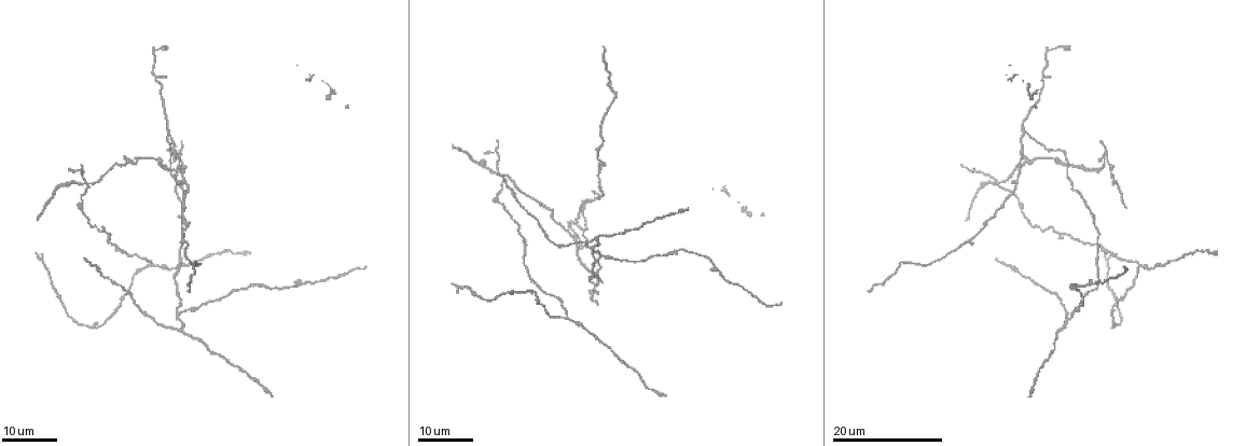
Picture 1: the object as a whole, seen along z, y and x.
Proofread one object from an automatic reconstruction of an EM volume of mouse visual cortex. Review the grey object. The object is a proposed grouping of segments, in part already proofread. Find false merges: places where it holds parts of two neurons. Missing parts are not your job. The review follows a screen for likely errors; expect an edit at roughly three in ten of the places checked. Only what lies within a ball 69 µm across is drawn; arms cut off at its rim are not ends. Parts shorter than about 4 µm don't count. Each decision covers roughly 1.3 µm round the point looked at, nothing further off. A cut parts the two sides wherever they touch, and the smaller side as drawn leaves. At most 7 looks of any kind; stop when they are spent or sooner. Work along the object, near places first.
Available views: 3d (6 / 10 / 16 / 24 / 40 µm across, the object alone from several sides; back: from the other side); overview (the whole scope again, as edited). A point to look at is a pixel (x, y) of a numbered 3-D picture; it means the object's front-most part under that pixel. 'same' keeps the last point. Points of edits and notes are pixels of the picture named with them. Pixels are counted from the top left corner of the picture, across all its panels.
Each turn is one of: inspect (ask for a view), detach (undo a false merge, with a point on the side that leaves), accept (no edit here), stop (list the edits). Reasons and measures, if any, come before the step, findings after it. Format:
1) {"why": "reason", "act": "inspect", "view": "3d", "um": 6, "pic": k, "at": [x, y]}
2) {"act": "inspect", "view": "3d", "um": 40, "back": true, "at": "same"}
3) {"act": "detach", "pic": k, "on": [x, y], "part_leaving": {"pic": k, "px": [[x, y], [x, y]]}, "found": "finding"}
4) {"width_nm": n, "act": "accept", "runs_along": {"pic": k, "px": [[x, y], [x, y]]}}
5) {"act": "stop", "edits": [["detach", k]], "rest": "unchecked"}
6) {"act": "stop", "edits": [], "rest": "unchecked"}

{"why": "four arms meet", "act": "inspect", "view": "3d", "um": 16, "pic": 1, "at": [87, 182]}

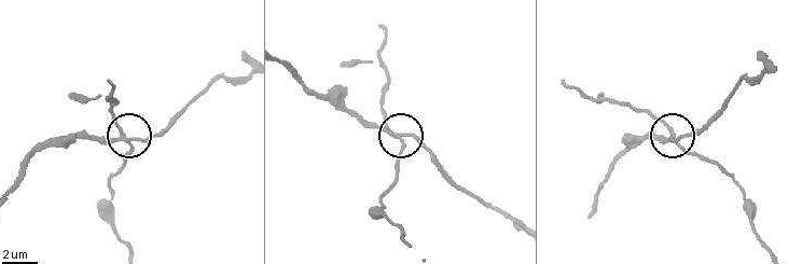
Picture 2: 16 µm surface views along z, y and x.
{"act": "inspect", "view": "3d", "um": 10, "pic": 2, "at": [125, 142]}

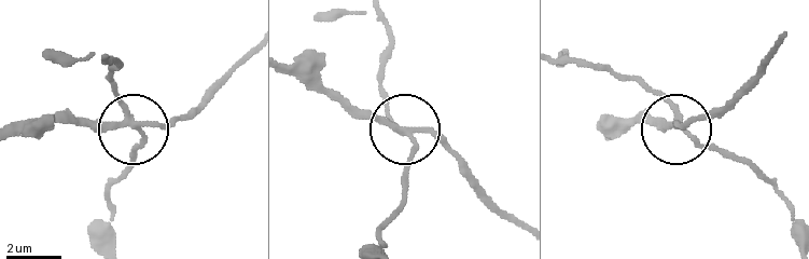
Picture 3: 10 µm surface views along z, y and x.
{"arms": 4, "act": "detach", "pic": 3, "on": [95, 122], "found": "two neurons meet here"}

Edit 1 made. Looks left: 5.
{"act": "inspect", "view": "overview"}

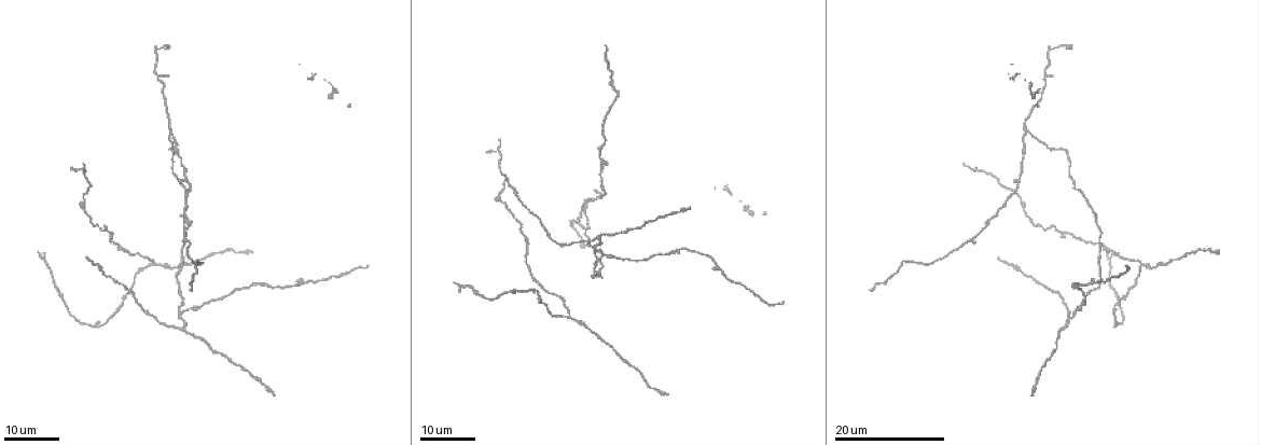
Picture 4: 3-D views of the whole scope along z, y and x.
{"why": "four-way junction", "act": "inspect", "view": "3d", "um": 16, "pic": 4, "at": [594, 238]}

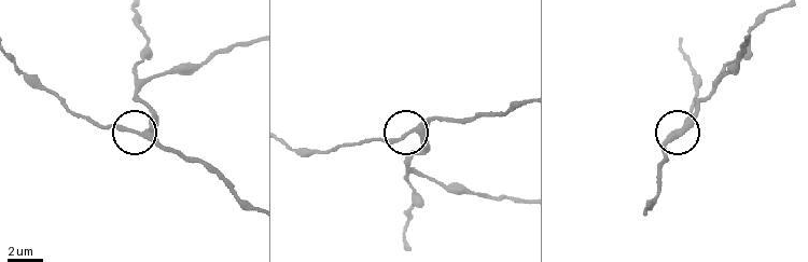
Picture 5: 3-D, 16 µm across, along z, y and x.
{"act": "inspect", "view": "3d", "um": 10, "pic": 5, "at": [409, 133]}

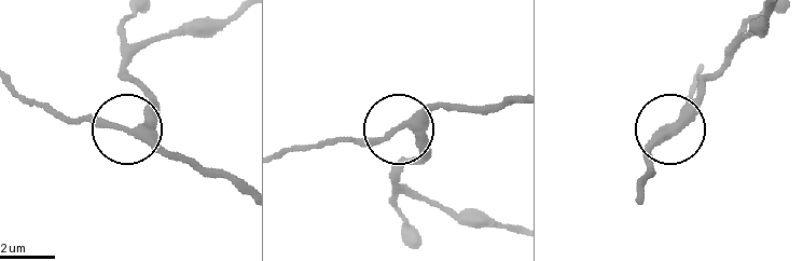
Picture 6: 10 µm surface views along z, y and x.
{"arms": 4, "act": "accept", "runs_along": {"pic": 6, "px": [[409, 224], [398, 182], [418, 148], [402, 127], [451, 106]]}, "found": "one neuron here"}

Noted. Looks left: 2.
{"why": "three-way junction", "act": "inspect", "view": "3d", "um": 16, "pic": 4, "at": [152, 263]}

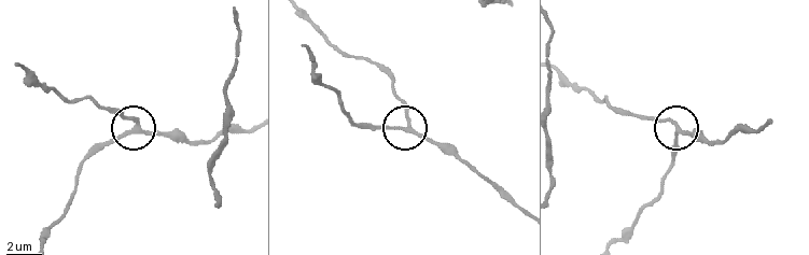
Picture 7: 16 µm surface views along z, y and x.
{"act": "inspect", "view": "3d", "um": 10, "pic": 7, "at": [677, 132]}

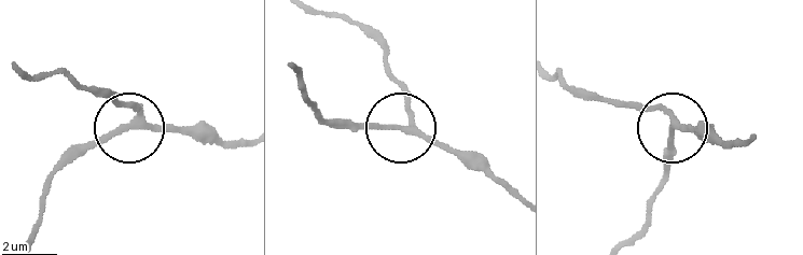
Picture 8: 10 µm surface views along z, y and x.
{"width_nm": 200, "act": "accept", "found": "continuous, no second neuron"}

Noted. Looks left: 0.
{"act": "stop", "edits": [["detach", 3]], "rest": "unchecked"}

